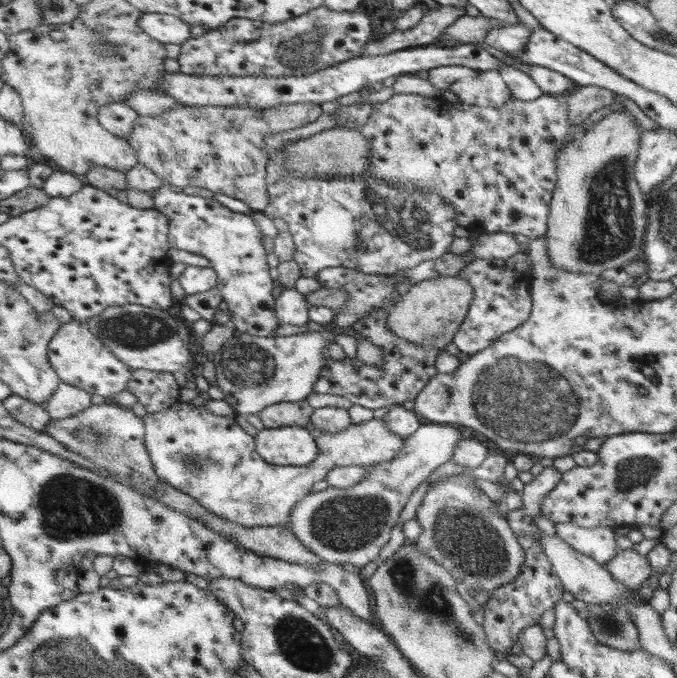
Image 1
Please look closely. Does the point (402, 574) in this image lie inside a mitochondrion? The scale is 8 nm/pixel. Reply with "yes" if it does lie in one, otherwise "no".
yes

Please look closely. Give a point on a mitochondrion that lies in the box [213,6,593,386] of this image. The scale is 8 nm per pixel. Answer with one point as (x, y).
(404, 225)

